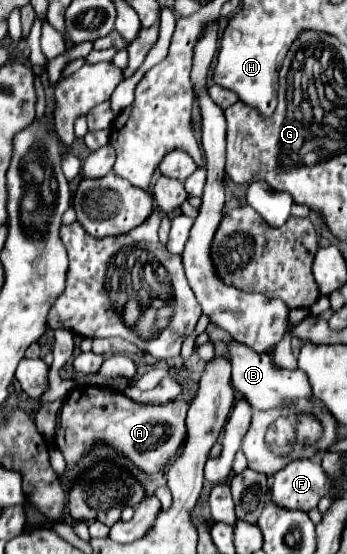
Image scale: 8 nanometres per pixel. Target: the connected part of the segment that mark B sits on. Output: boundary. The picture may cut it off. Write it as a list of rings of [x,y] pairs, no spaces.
[[[233,341],[229,345],[229,359],[233,365],[233,375],[231,375],[231,383],[233,387],[239,391],[239,395],[247,397],[247,401],[251,403],[253,409],[275,409],[279,405],[291,405],[297,399],[313,399],[311,393],[311,385],[307,381],[307,375],[301,369],[279,369],[273,365],[269,355],[259,355],[255,351],[251,351],[249,347]]]

